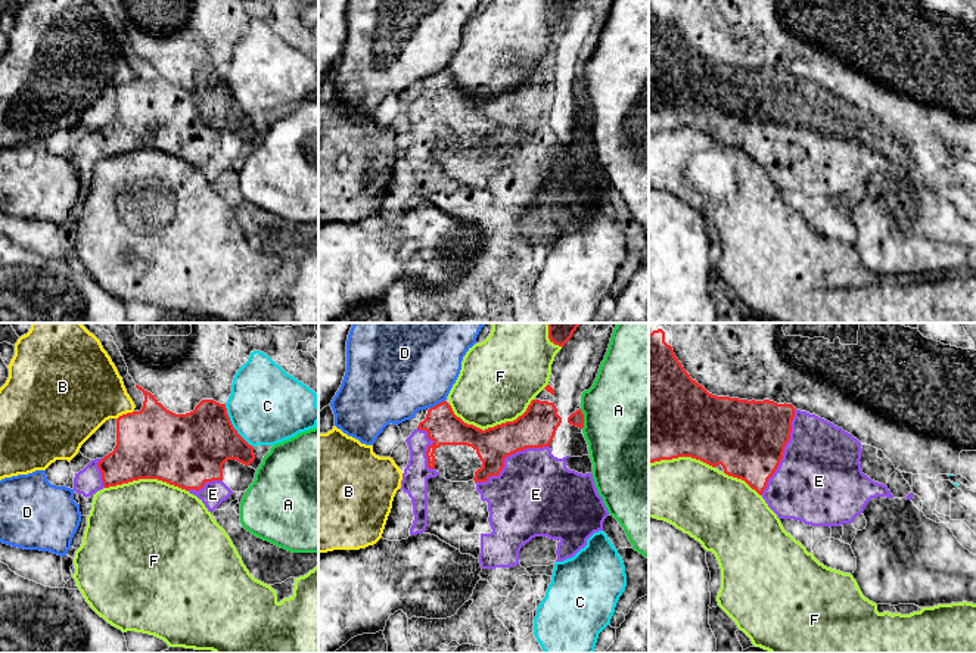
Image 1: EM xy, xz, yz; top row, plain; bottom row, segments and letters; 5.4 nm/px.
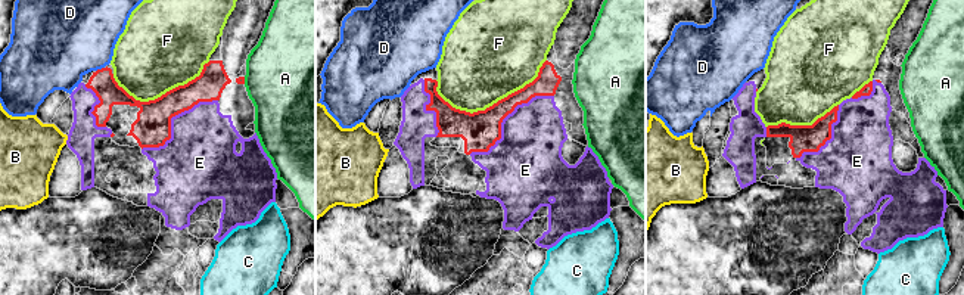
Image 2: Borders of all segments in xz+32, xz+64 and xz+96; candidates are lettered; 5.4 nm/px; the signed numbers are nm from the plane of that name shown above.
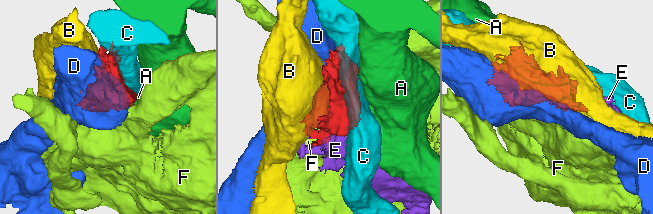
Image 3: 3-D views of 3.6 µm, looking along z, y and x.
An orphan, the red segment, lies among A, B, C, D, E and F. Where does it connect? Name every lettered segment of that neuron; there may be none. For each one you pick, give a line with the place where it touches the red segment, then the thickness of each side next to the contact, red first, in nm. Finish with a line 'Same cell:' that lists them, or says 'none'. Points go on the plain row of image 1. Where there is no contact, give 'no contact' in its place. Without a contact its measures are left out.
E: contact xz (507, 126); calibres 220 and 440 nm
Same cell: E

